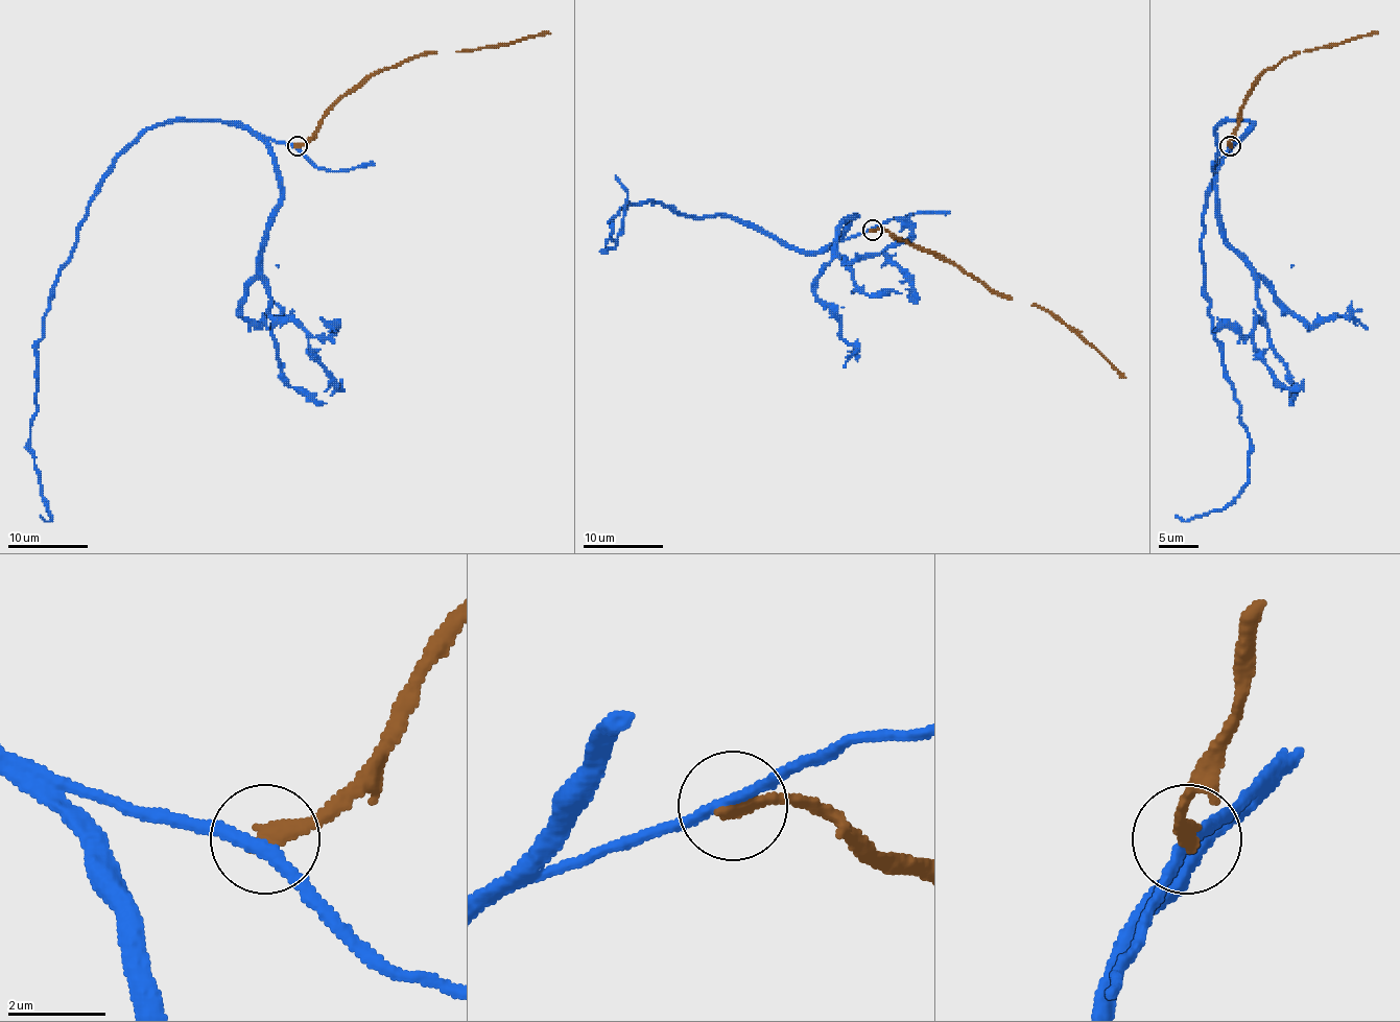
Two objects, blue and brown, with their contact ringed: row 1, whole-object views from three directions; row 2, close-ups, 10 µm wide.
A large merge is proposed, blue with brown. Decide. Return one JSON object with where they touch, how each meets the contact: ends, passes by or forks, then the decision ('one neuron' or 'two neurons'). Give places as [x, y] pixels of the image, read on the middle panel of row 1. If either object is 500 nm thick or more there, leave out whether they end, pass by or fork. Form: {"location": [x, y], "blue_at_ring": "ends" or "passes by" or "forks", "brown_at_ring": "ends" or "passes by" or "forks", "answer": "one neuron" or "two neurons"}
{"location": [872, 230], "blue_at_ring": "passes by", "brown_at_ring": "ends", "answer": "two neurons"}

